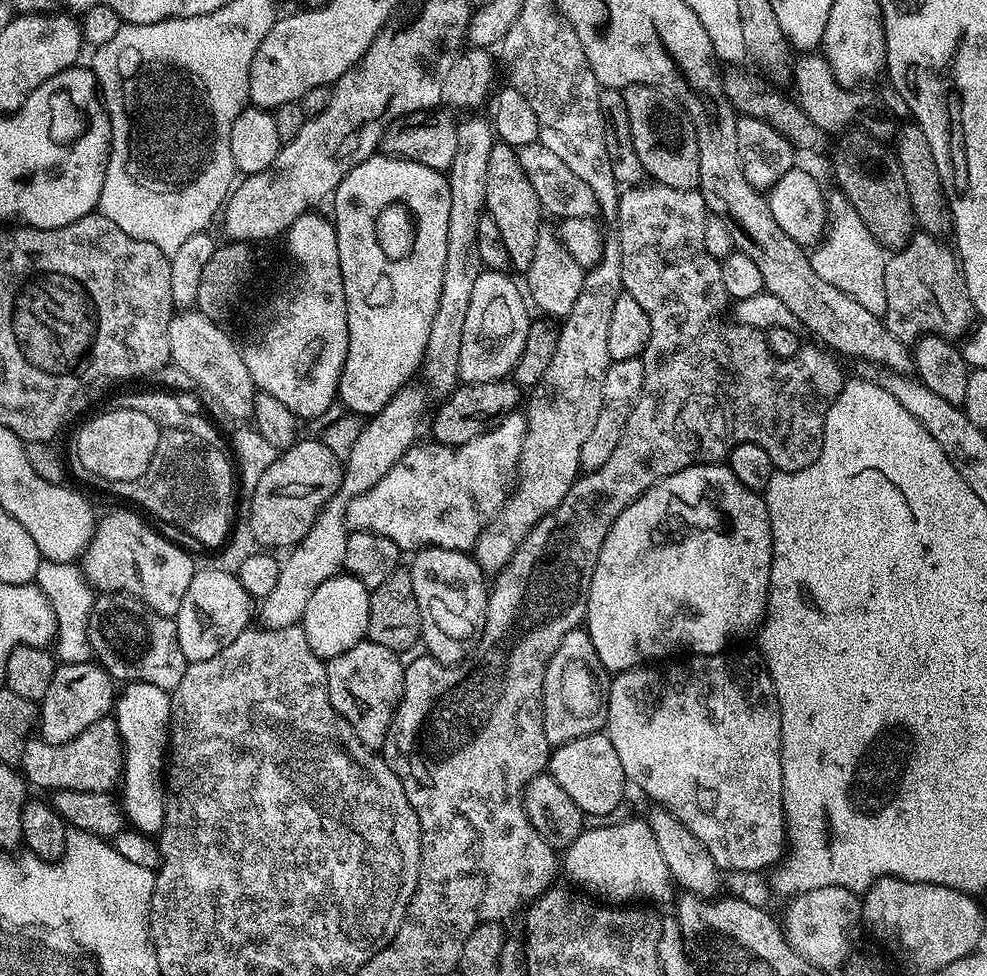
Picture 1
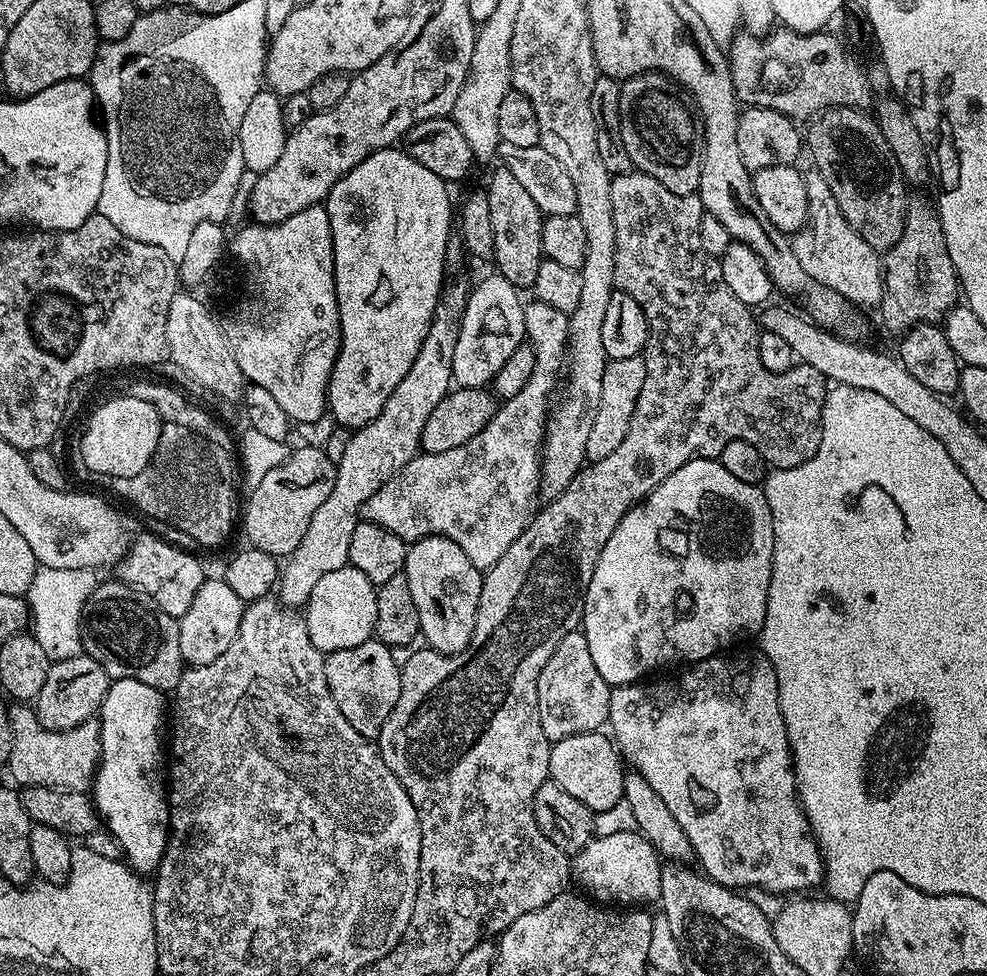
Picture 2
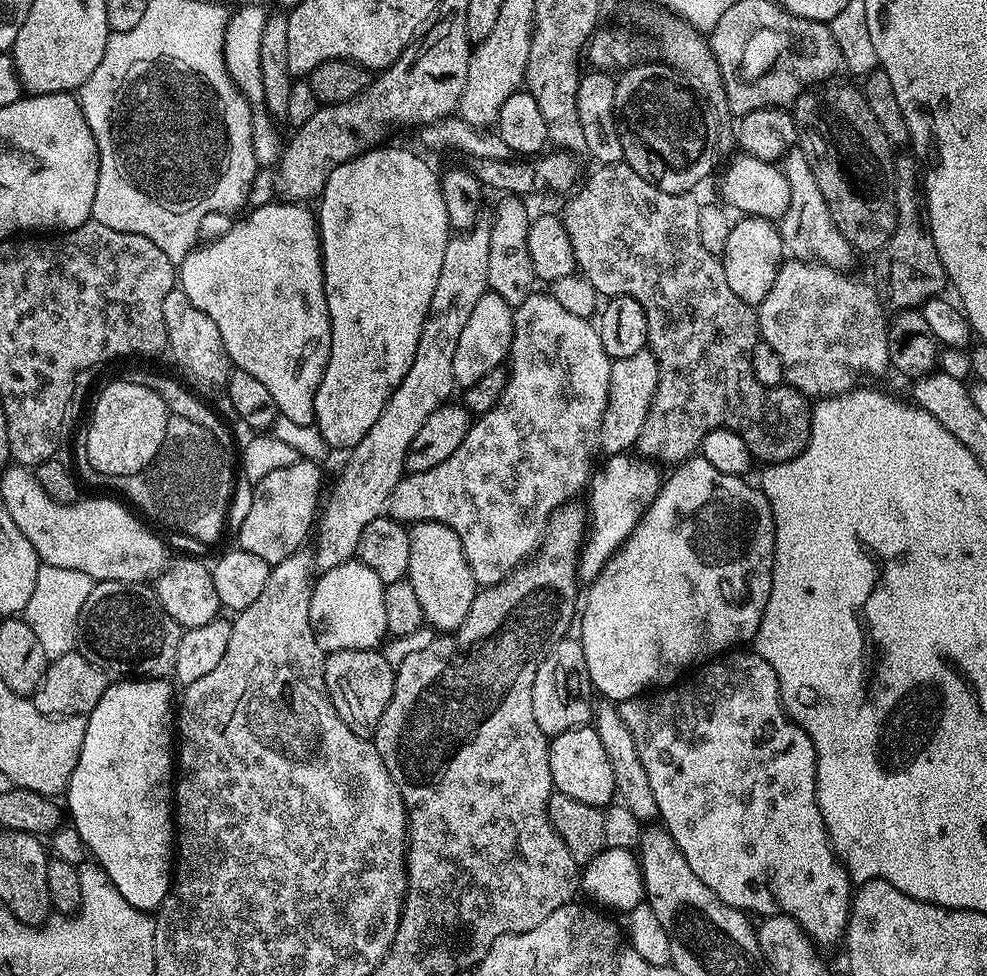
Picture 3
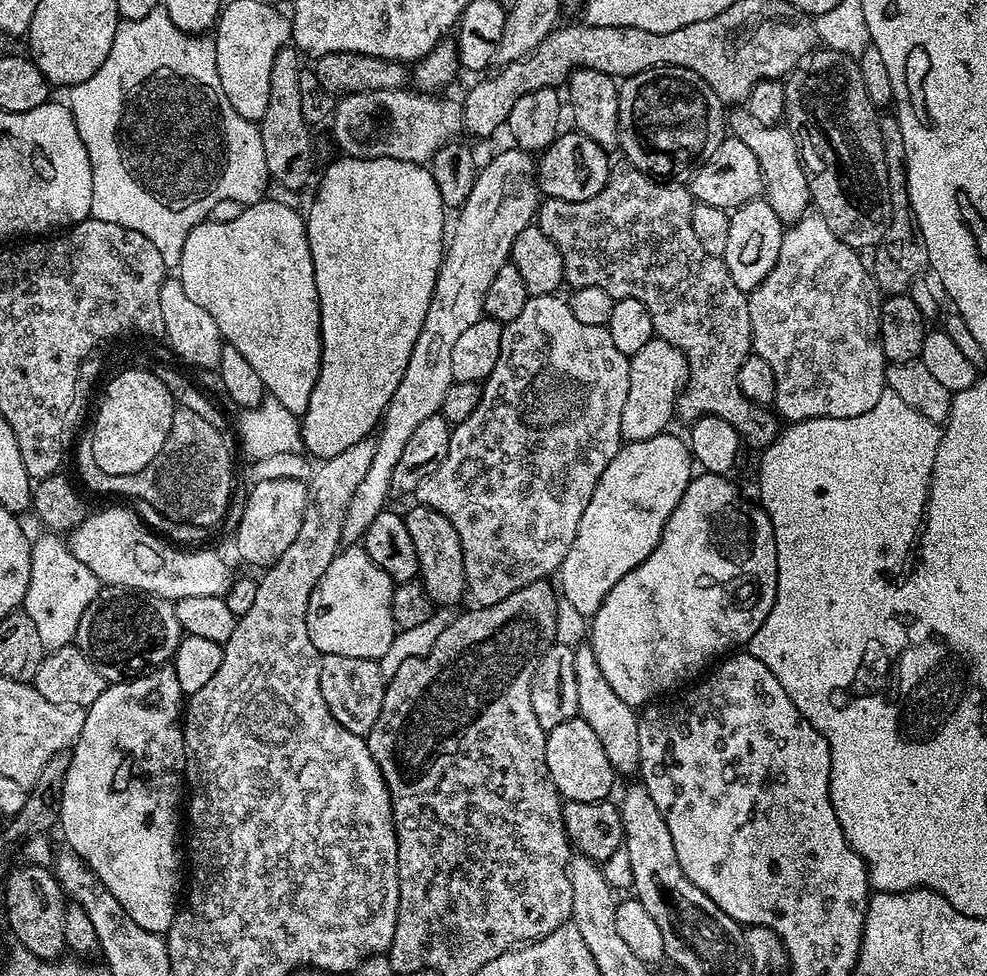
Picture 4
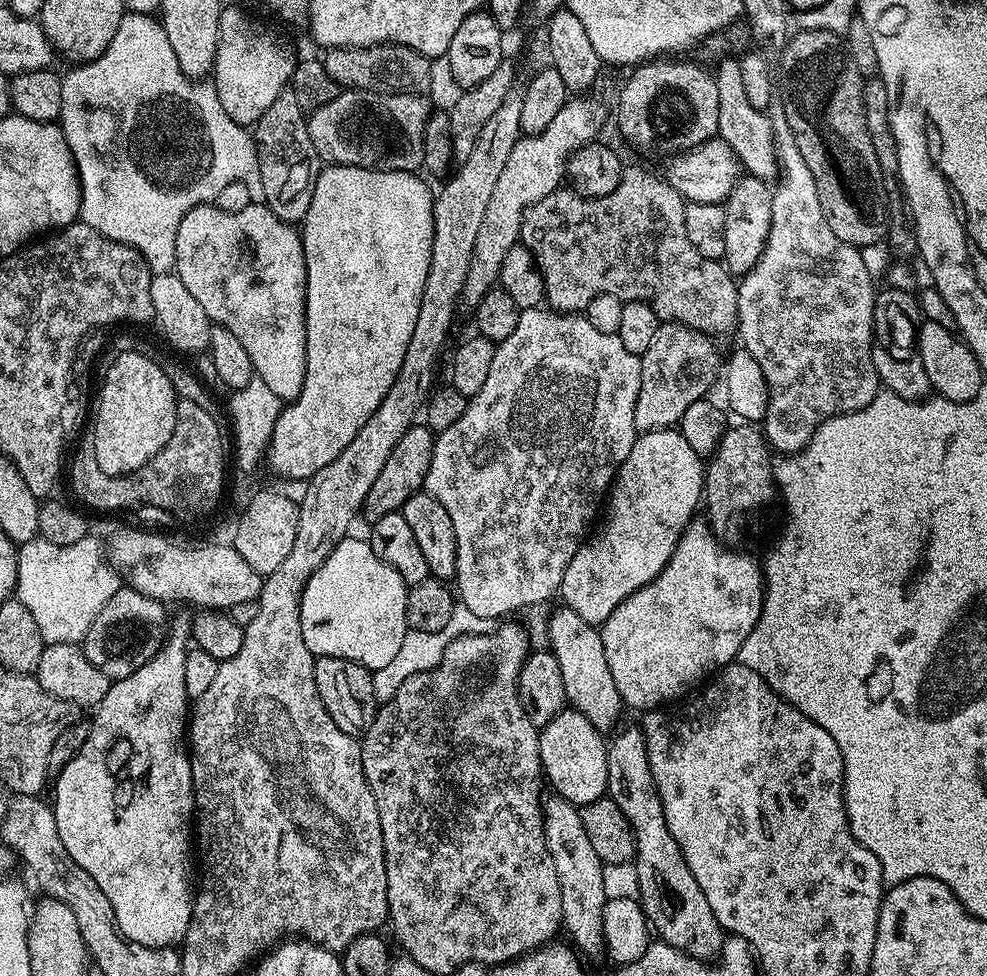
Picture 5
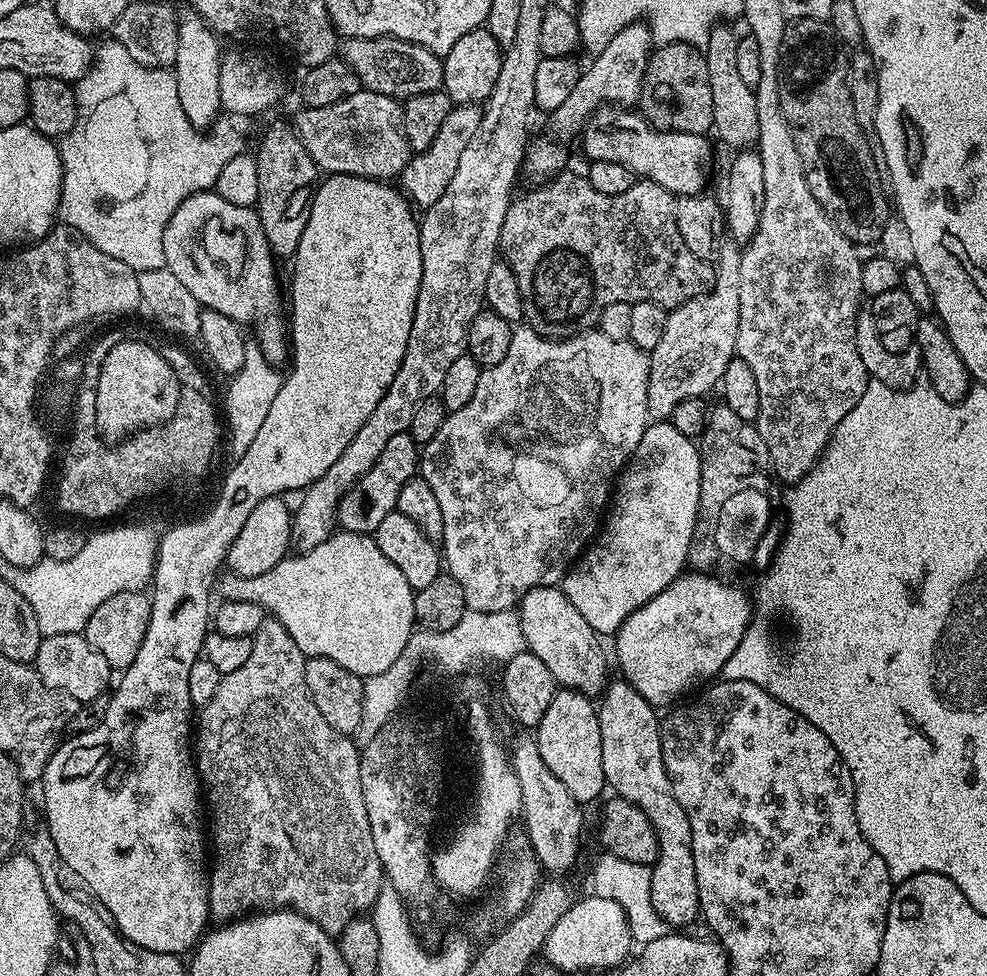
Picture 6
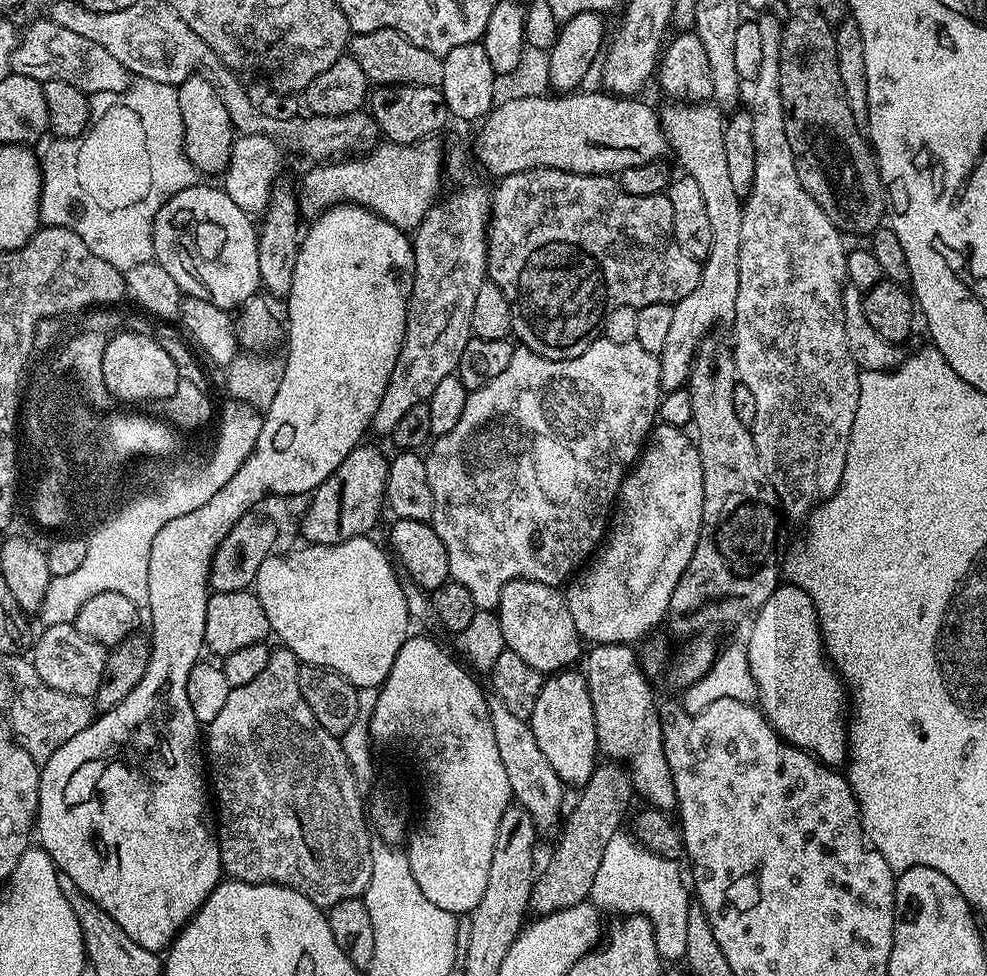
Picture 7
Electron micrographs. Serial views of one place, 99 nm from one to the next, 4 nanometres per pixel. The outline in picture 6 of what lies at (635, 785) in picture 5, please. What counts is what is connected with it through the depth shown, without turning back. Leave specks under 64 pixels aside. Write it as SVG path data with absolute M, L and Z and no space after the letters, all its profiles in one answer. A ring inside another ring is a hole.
M616 678L616 681L609 683L605 687L602 695L598 700L596 713L598 714L598 730L601 734L601 756L602 756L602 774L604 775L605 785L615 795L621 796L626 802L637 804L642 810L642 814L646 814L646 818L650 820L650 826L654 828L654 834L658 838L658 856L655 864L651 865L652 877L650 878L650 898L654 902L654 910L658 910L658 914L666 921L669 926L676 924L692 924L701 915L700 899L698 898L698 882L694 874L694 854L692 853L692 831L690 830L690 820L686 814L686 810L682 806L678 806L678 798L674 798L674 790L670 786L670 778L666 774L666 766L662 762L662 738L660 737L660 721L661 717L656 716L657 709L650 702L646 702L646 698L642 698L642 694L638 694L638 690L634 690L634 686L630 686L627 680Z

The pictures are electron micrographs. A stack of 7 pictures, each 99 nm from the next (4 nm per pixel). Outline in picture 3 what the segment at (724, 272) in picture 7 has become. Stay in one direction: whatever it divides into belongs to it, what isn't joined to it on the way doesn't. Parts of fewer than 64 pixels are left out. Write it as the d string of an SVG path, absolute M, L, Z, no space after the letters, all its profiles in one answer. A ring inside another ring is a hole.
M651 350L630 354L630 358L612 361L610 370L610 394L606 402L606 414L602 414L600 448L608 454L624 454L635 445L642 426L646 426L646 414L654 394L658 390L658 362Z

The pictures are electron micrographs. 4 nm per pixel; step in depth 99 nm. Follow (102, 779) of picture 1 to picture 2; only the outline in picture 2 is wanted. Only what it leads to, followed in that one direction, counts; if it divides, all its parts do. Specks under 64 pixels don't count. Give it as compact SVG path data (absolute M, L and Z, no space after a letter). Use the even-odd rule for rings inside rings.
M16 706L9 711L8 721L12 727L12 749L6 768L17 780L17 785L85 793L91 789L96 769L100 766L99 719L87 720L65 732L55 732L46 730L46 726L38 722L31 707Z

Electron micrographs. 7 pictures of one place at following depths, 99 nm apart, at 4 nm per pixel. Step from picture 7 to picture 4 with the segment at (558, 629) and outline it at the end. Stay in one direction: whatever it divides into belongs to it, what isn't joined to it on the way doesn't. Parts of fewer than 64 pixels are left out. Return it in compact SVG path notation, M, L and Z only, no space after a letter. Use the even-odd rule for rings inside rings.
M584 642L581 648L574 651L574 675L578 682L578 716L594 730L606 759L610 761L613 773L617 777L635 777L640 771L640 751L638 750L638 722L640 717L637 709L632 708L606 682L602 674L602 666L598 666L598 658L594 658L591 643Z

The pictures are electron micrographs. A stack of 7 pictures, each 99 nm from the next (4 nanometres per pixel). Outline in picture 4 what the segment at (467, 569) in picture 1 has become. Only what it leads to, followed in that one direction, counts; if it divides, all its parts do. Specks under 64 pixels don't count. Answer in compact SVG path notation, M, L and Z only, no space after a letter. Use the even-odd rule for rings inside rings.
M417 503L416 508L403 513L406 530L410 530L410 538L414 542L414 550L418 550L418 577L428 597L436 606L453 606L460 599L465 599L468 591L466 582L466 566L462 558L462 542L458 530L450 526L450 518L438 514L438 510Z

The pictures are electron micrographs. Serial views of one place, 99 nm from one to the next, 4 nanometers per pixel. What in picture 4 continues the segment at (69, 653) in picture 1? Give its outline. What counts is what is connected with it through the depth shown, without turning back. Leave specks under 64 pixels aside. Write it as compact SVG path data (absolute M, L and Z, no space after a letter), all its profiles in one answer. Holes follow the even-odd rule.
M43 534L33 539L30 585L22 605L34 621L46 652L62 649L76 639L78 622L86 607L97 596L100 583L88 566L78 561L67 543L56 534Z

